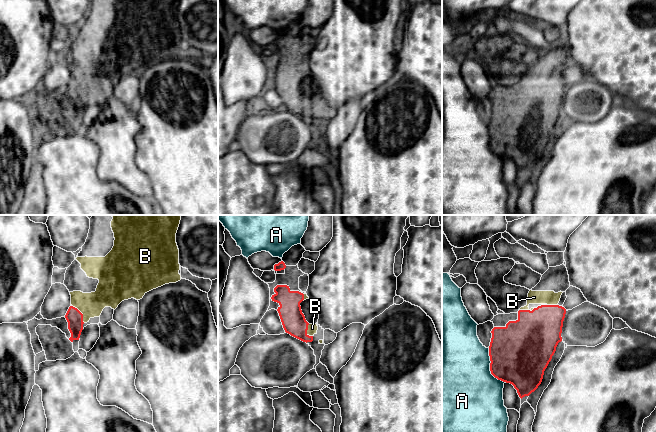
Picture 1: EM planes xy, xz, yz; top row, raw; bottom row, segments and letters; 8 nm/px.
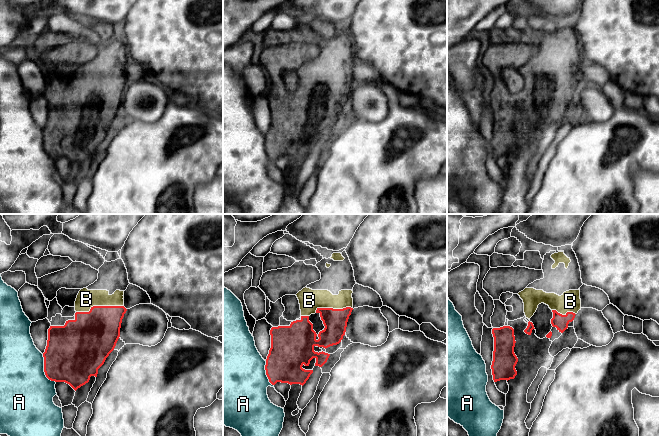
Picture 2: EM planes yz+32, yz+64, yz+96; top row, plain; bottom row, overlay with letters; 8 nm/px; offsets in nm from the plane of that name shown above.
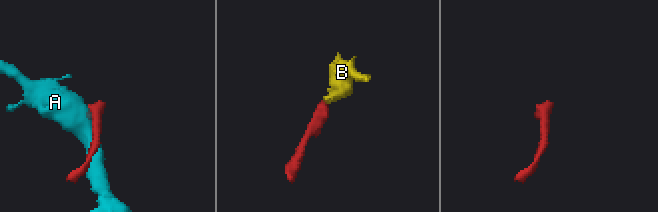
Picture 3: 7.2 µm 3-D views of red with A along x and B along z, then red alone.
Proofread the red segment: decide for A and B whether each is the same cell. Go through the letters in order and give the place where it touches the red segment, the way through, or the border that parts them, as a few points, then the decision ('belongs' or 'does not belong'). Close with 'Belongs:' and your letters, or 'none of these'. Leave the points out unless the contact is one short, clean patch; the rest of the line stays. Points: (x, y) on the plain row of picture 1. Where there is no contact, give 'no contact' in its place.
A: contact yz (490, 143); does not belong
B: contact xy (81, 89); way xy (74, 93), (81, 89), (91, 81); belongs
Belongs: B

